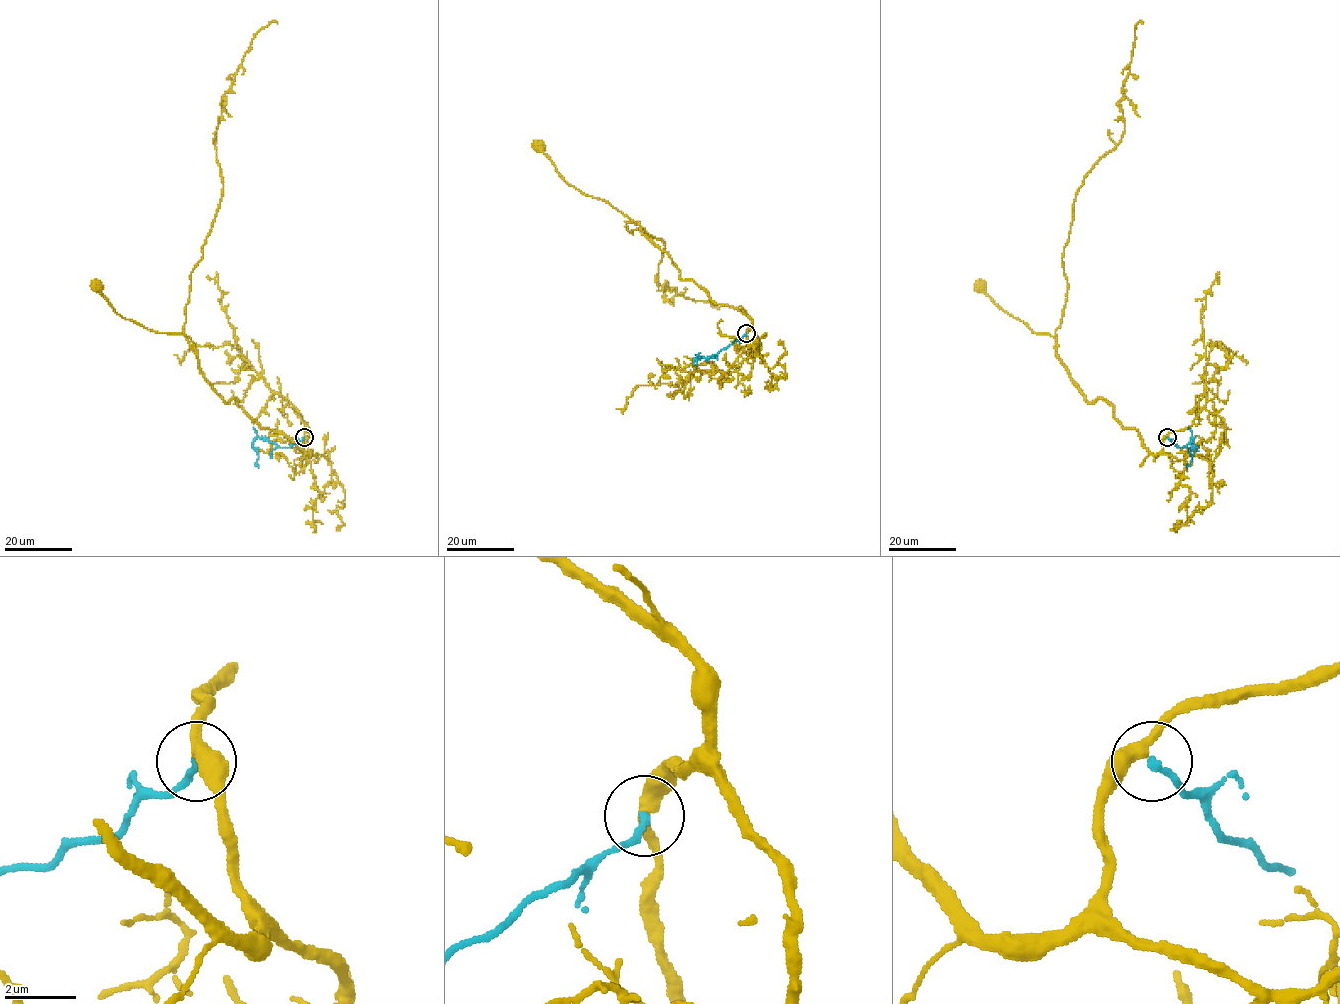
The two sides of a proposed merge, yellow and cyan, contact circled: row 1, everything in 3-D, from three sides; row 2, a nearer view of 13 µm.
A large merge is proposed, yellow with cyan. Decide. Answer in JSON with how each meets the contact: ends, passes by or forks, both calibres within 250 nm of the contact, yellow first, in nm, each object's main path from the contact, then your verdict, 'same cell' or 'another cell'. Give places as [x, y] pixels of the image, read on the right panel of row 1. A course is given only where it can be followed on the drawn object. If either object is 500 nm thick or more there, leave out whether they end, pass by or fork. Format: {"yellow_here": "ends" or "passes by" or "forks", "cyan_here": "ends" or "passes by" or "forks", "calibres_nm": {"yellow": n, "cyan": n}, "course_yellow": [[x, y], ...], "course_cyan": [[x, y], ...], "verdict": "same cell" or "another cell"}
{"yellow_here": "passes by", "cyan_here": "ends", "calibres_nm": {"yellow": 380, "cyan": 200}, "course_yellow": [[1167, 437], [1152, 454], [1136, 431], [1114, 417], [1112, 405], [1086, 400], [1053, 336], [1034, 333], [978, 287]], "course_cyan": [[1167, 437], [1182, 448], [1192, 438], [1195, 446], [1186, 468]], "verdict": "same cell"}

